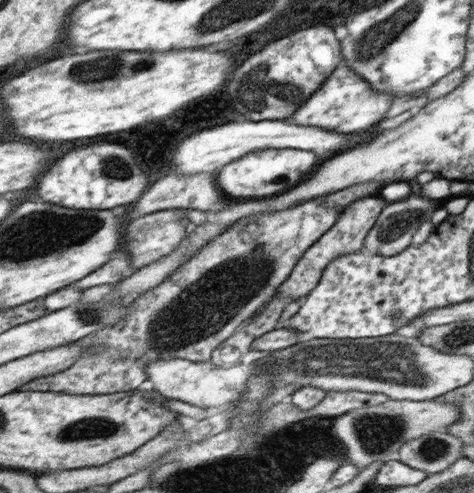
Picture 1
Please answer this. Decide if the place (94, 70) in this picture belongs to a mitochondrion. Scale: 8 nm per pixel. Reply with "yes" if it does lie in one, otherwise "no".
yes

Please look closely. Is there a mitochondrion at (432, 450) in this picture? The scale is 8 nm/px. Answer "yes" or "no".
yes

